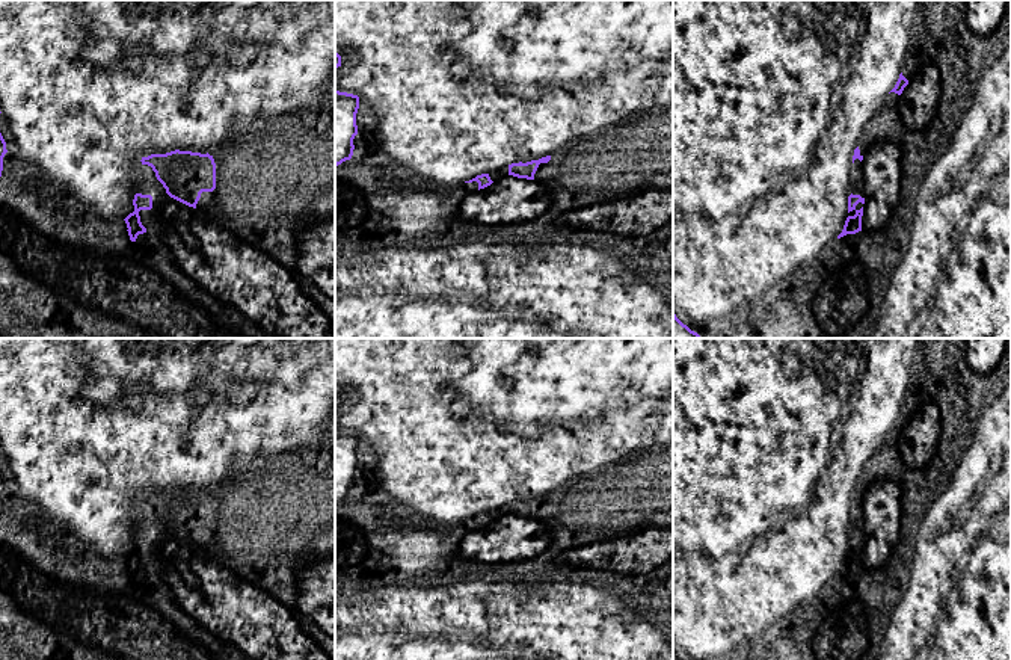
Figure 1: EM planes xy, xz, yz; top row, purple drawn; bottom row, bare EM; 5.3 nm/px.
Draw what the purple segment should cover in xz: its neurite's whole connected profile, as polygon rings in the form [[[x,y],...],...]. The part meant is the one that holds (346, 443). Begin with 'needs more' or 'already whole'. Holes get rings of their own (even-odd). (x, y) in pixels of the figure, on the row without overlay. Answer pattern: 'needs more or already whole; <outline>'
already whole; [[[335,427],[335,504],[353,494],[353,477],[358,473],[356,452],[359,435]]]

